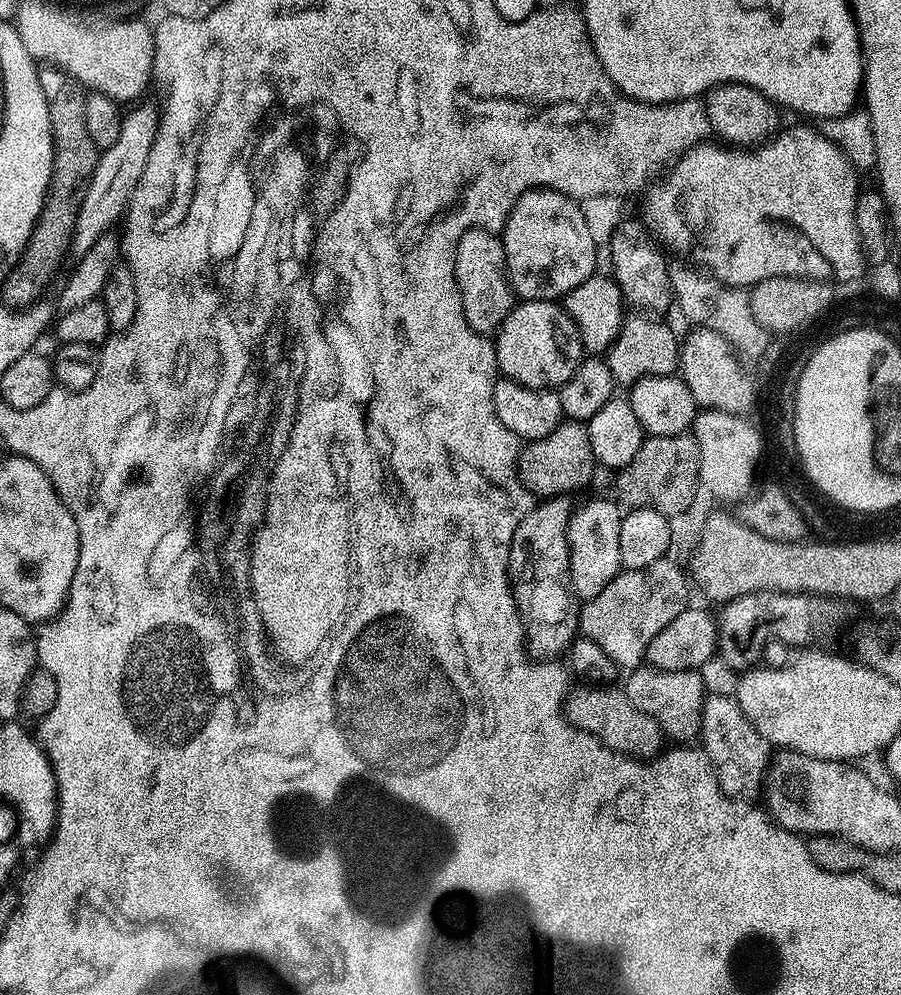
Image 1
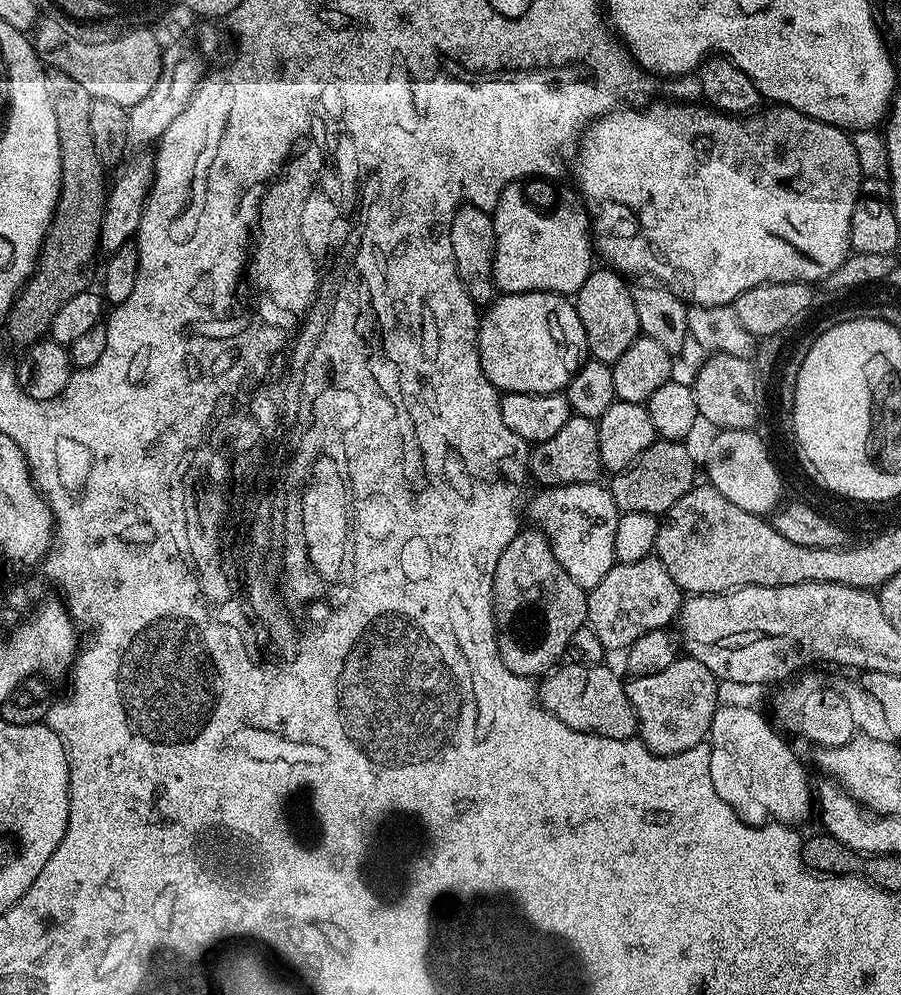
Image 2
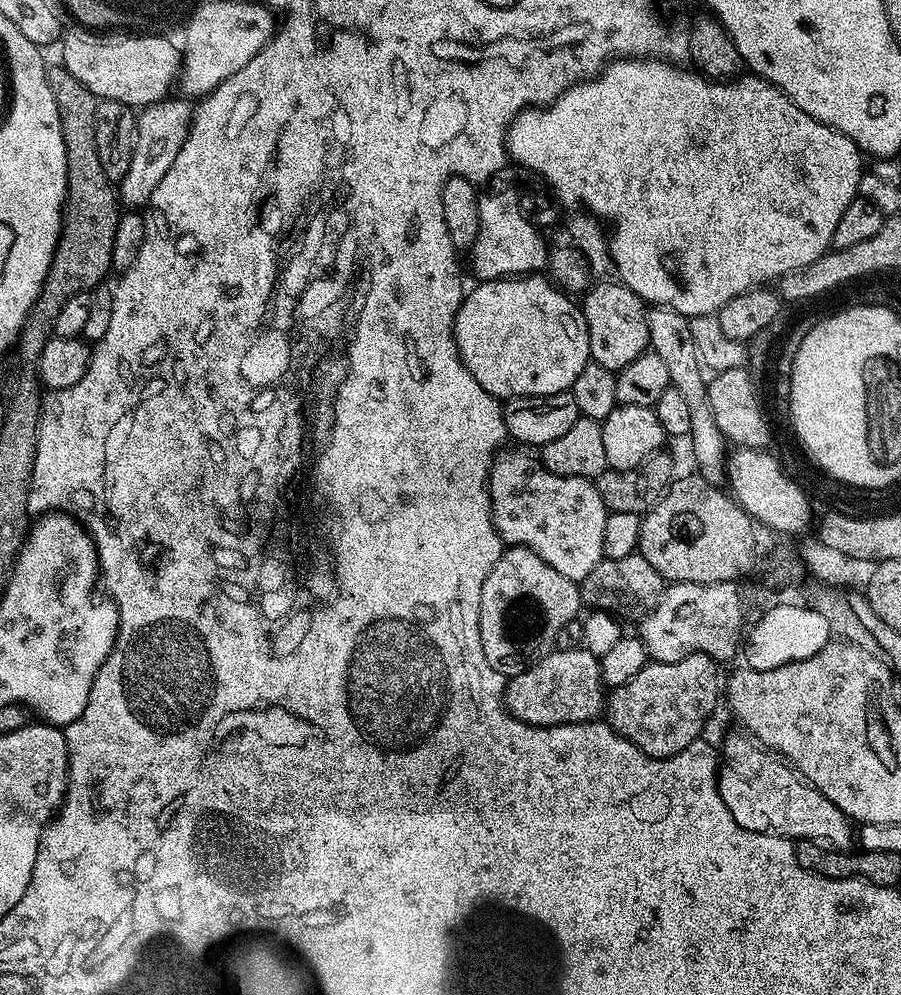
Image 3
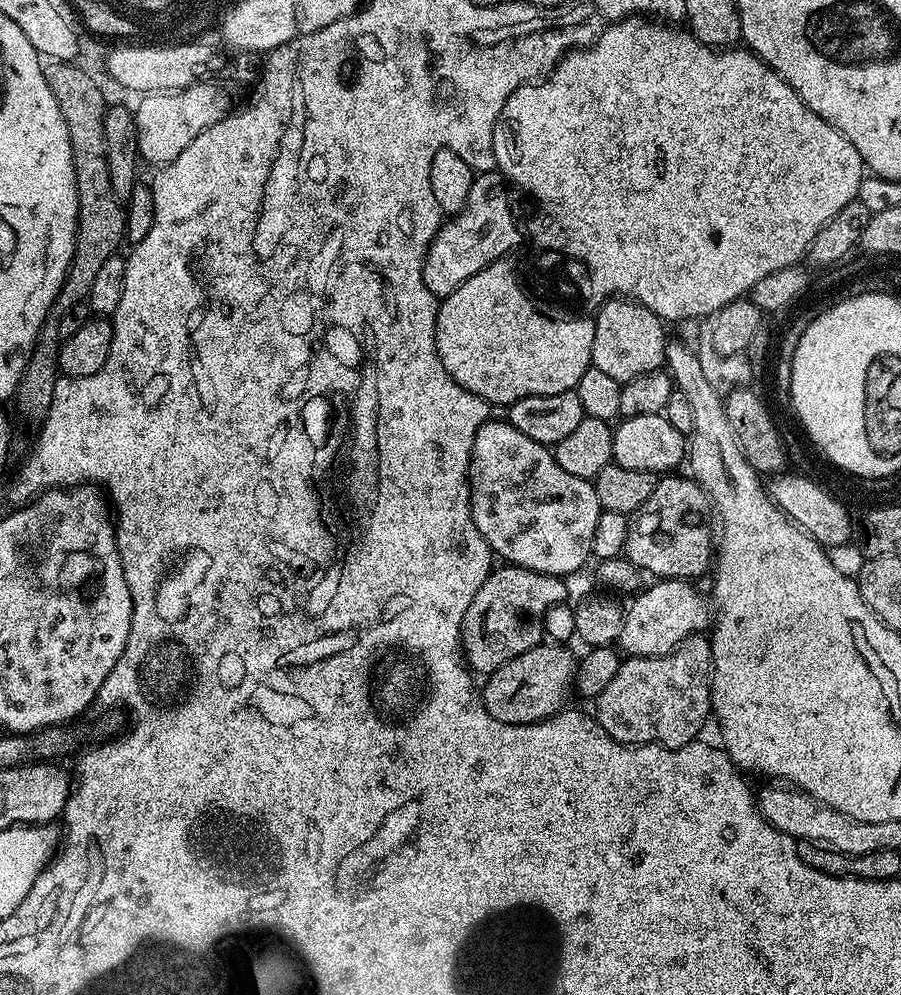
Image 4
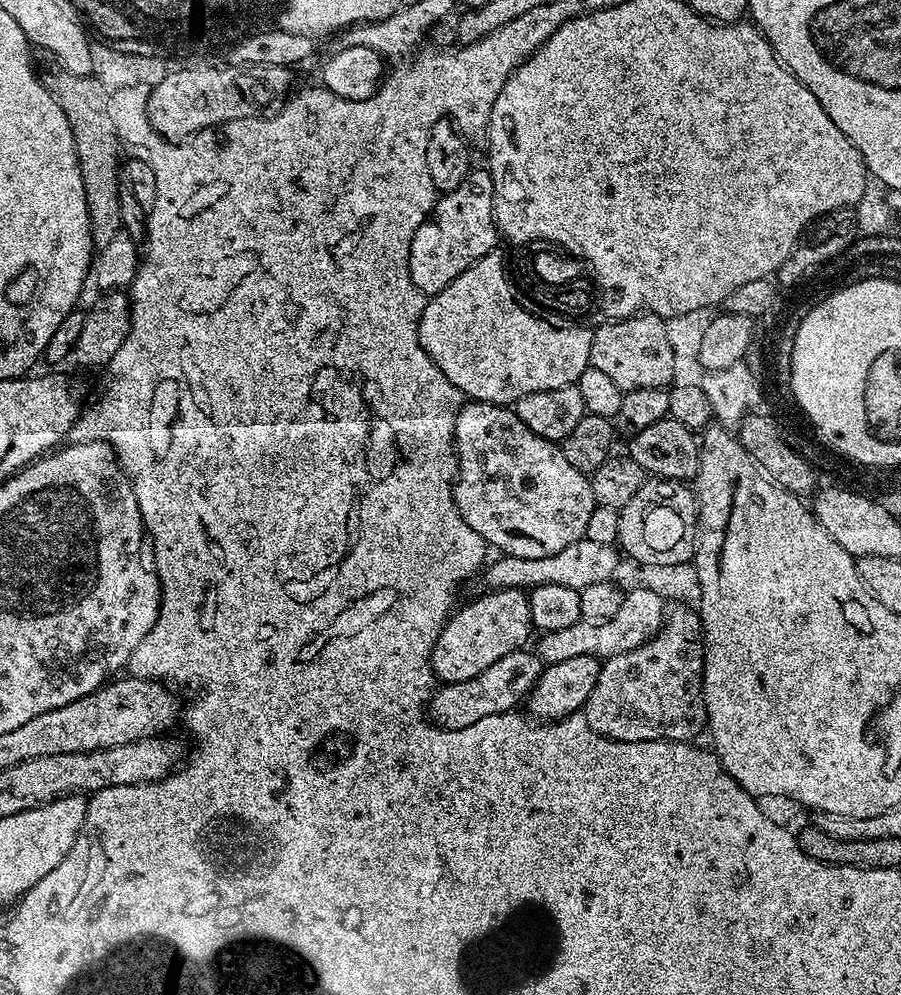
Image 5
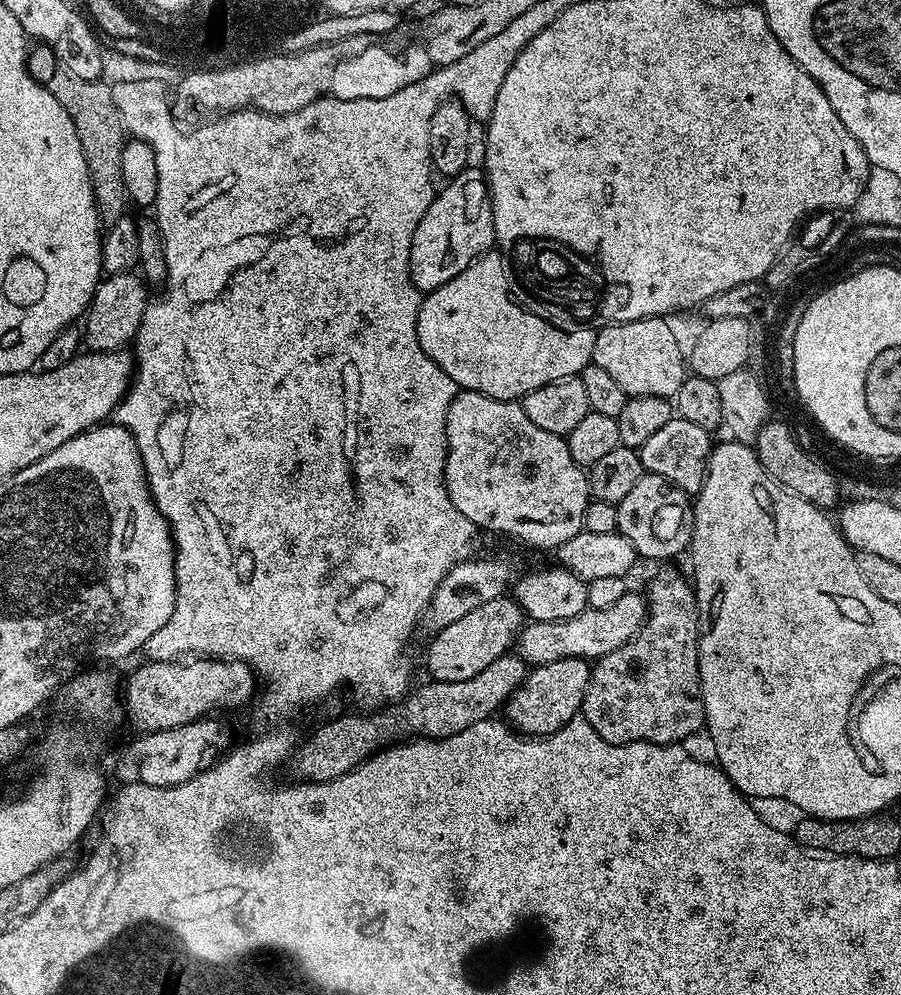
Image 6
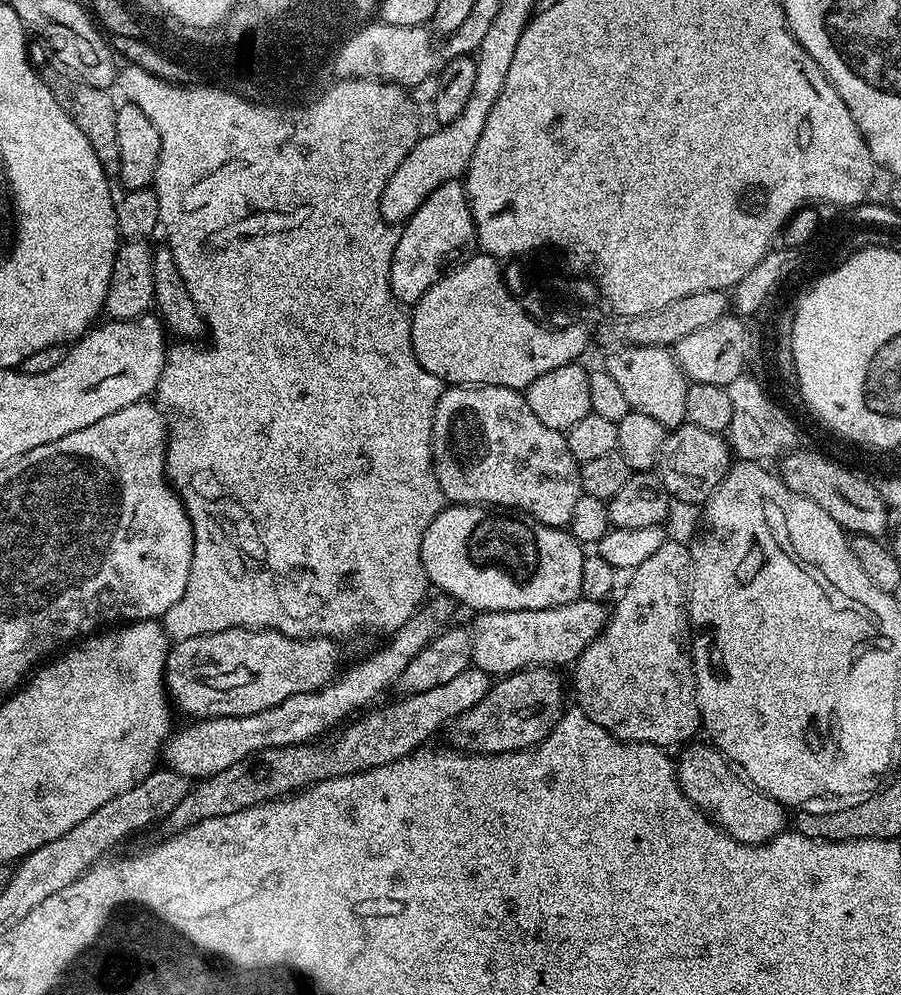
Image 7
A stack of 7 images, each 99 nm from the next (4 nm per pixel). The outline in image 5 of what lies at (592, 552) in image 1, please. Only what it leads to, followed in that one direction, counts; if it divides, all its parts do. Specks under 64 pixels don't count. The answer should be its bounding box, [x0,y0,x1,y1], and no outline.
[456,403,598,560]

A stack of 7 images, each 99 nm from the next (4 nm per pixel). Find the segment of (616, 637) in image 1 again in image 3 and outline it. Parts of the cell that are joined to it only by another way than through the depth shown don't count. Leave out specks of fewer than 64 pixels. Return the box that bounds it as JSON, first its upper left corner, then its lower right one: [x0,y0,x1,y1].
[579,552,666,620]

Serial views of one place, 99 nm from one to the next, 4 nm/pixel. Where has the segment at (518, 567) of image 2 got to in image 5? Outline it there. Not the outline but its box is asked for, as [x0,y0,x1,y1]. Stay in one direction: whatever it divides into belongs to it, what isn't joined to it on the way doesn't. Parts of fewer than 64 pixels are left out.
[432,588,534,684]

